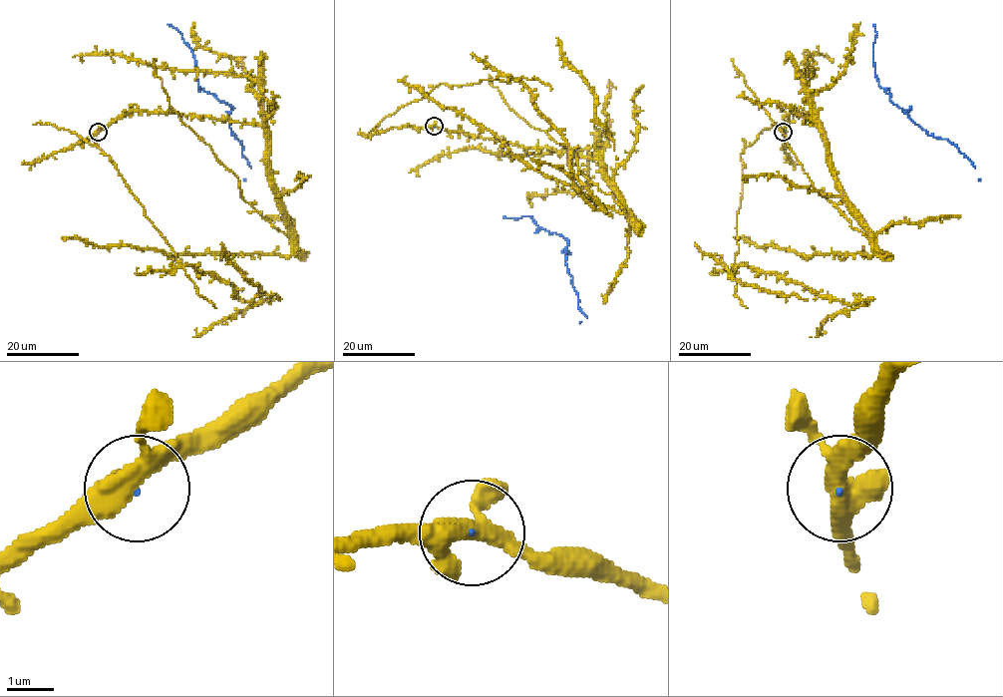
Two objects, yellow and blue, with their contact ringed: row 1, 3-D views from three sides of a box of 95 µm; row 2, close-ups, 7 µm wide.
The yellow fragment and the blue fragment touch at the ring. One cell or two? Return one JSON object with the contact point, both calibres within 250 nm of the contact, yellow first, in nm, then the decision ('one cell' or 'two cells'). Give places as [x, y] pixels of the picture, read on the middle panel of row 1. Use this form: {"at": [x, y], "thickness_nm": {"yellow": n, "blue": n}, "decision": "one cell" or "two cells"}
{"at": [434, 126], "thickness_nm": {"yellow": 400, "blue": 30}, "decision": "one cell"}

